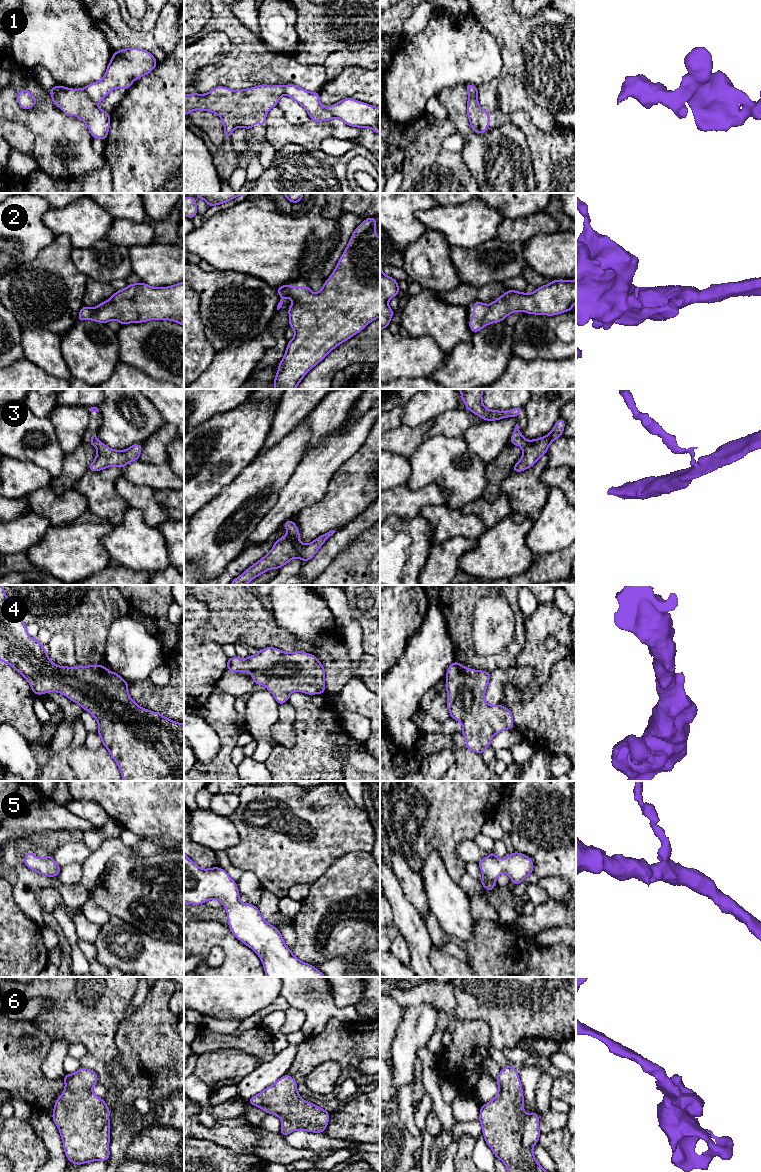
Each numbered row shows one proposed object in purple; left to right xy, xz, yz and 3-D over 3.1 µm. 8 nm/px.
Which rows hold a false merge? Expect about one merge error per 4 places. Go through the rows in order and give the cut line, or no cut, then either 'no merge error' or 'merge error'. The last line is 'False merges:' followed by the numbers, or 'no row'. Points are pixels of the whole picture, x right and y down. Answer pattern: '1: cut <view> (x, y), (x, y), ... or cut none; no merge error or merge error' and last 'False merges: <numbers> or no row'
1: cut xy (83, 88), (96, 104); merge error
2: cut none; no merge error
3: cut none; no merge error
4: cut none; no merge error
5: cut none; no merge error
6: cut none; no merge error
False merges: 1

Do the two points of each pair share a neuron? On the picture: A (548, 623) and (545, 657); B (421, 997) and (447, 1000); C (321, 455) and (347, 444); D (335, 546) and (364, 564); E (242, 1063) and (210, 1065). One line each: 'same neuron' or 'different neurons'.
A: same neuron
B: same neuron
C: same neuron
D: different neurons
E: same neuron

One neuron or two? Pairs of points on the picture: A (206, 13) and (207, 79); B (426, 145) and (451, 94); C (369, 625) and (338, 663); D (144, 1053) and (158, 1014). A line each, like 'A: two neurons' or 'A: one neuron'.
A: two neurons
B: two neurons
C: two neurons
D: one neuron

